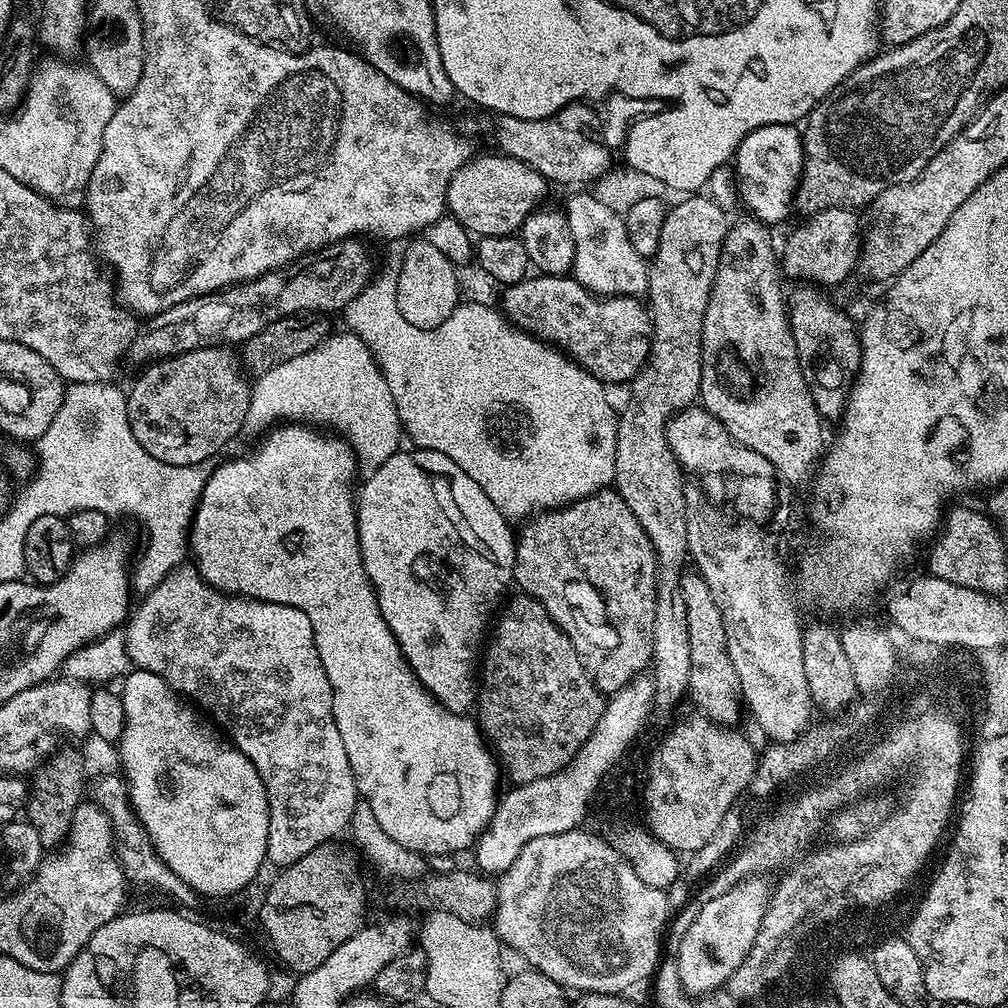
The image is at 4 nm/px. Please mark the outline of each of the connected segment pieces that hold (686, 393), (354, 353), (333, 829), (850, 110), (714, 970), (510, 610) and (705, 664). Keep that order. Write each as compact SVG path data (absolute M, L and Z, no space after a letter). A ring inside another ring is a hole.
M693 194L686 202L679 203L678 206L672 208L669 207L664 213L662 238L658 238L658 250L650 257L648 266L646 304L650 309L652 318L652 348L648 351L648 363L630 381L632 393L628 396L628 405L622 410L619 409L618 419L616 421L616 479L614 481L614 488L615 491L620 493L620 497L624 499L626 506L630 506L630 510L634 514L634 518L638 518L642 530L646 530L646 538L650 538L652 549L656 555L656 564L664 564L664 572L668 572L668 580L672 580L672 572L682 572L682 569L685 567L684 560L686 564L689 555L688 543L686 542L686 498L684 497L686 476L682 471L681 464L676 460L675 454L671 452L665 429L670 417L677 412L683 412L686 408L693 407L694 401L700 394L700 383L702 382L702 322L706 314L706 306L710 302L714 278L718 274L718 266L720 265L720 255L726 245L727 232L730 227L730 220L724 217L723 210L710 197L700 195L704 194Z
M347 330L329 335L314 350L255 377L243 427L267 429L277 422L303 422L335 430L348 441L361 469L382 467L402 448L400 419L386 378L362 338Z
M188 562L181 563L168 572L166 578L162 578L162 582L158 582L158 586L154 586L154 590L143 593L141 600L144 601L131 609L126 620L126 627L122 632L124 649L128 651L128 659L139 671L158 674L158 678L166 681L181 697L187 698L193 705L203 709L205 713L208 711L209 714L207 713L207 715L223 729L227 739L236 745L238 751L246 754L246 758L254 766L254 770L258 772L258 778L264 783L264 789L268 791L267 863L269 865L276 864L277 869L286 868L289 864L298 862L298 858L310 854L310 850L321 848L322 845L335 841L335 836L349 827L355 804L358 801L358 793L354 774L350 770L350 762L346 758L346 748L342 746L342 736L338 734L338 726L332 717L332 687L326 678L326 670L318 658L310 618L306 618L306 614L302 614L302 610L298 610L290 604L250 600L242 596L220 592L217 588L211 588L200 576L200 571Z
M978 16L976 20L970 20L968 26L970 34L974 36L970 36L970 44L962 40L962 50L958 48L956 52L956 58L962 60L954 60L954 64L950 62L950 66L946 64L946 60L930 60L930 48L934 46L934 42L942 42L942 36L946 38L956 34L956 28L943 24L910 42L889 47L884 50L888 52L881 51L873 56L859 70L851 72L837 88L830 90L828 97L808 113L802 124L804 173L800 176L800 185L796 187L794 208L797 213L805 212L803 215L809 218L815 212L827 208L860 210L863 204L864 207L871 205L876 196L882 194L882 190L917 180L930 161L972 121L972 117L984 107L989 97L987 94L982 94L981 97L980 88L976 88L976 84L972 82L972 56L978 56L972 50L982 50L982 54L986 54L986 46L982 46L986 44L984 28L988 30L990 26L980 26ZM916 66L918 70L920 66L924 66L924 72L916 74Z
M763 875L748 876L730 893L715 898L713 904L708 903L707 907L704 907L704 912L699 913L696 924L690 925L688 940L682 941L680 972L692 995L703 996L706 992L714 992L717 988L725 987L732 975L747 961L748 952L754 946L764 912L772 899L772 888L764 880L767 879Z
M516 594L494 628L495 624L482 652L484 685L478 688L480 731L498 757L503 775L507 779L509 776L513 785L534 782L562 770L576 757L602 718L606 696L588 675L566 633L554 623L550 614L546 614L542 602L533 596Z
M688 570L681 575L680 590L683 605L686 606L686 624L689 627L690 644L690 678L688 692L690 700L697 704L699 711L715 724L736 726L741 723L742 693L740 679L734 670L734 662L730 662L730 654L726 650L726 626L722 626L722 614L714 597L710 594L710 586L706 586L703 576L695 570Z

